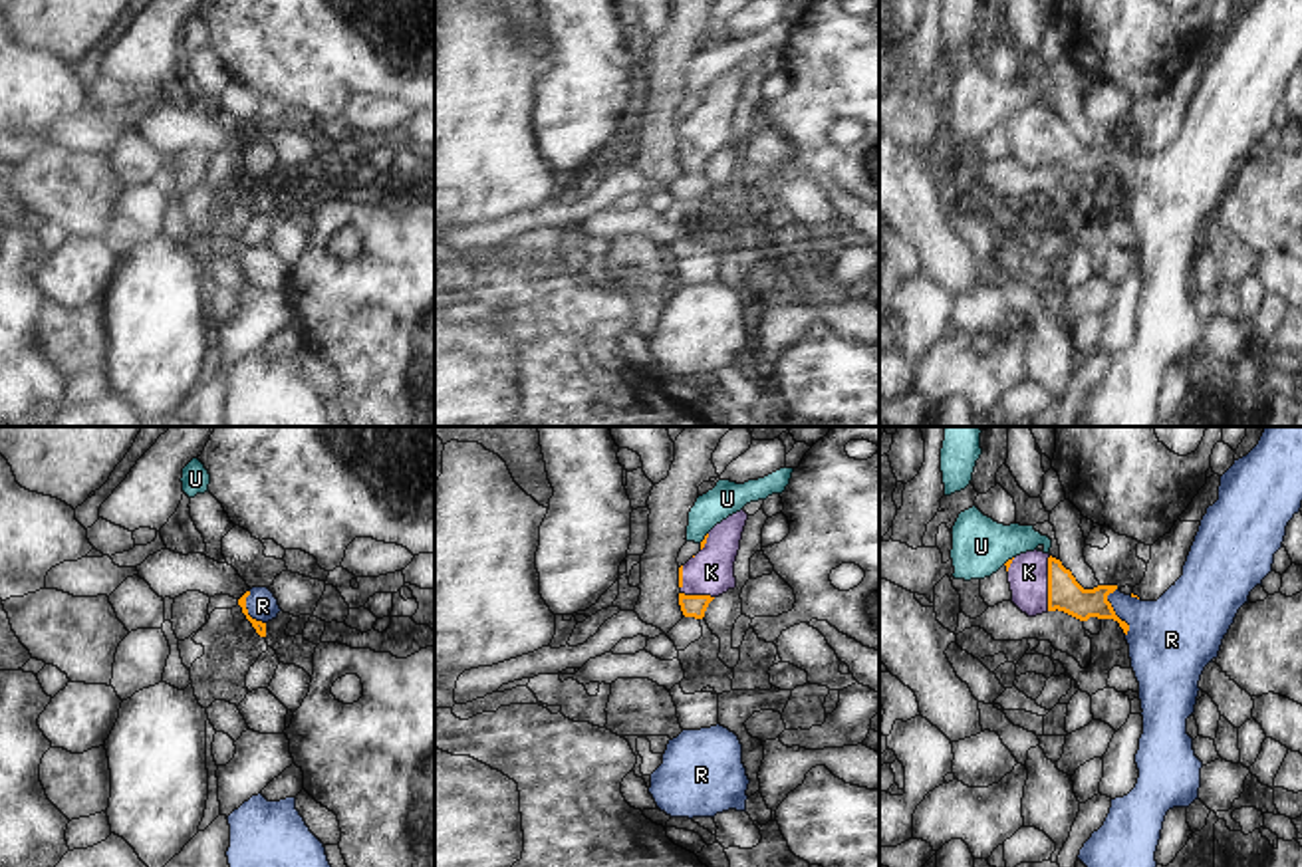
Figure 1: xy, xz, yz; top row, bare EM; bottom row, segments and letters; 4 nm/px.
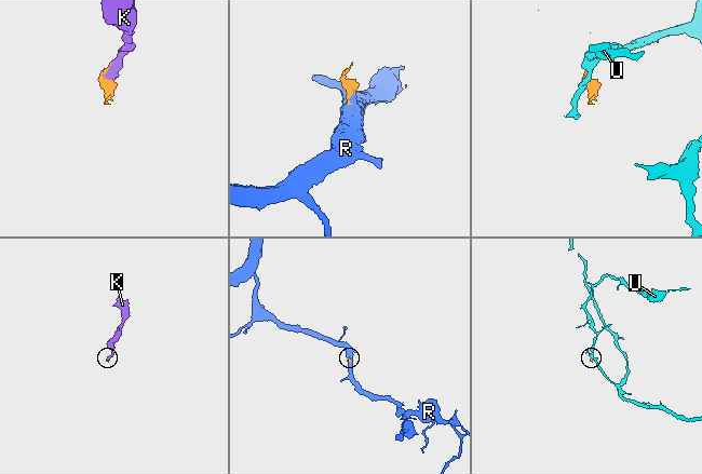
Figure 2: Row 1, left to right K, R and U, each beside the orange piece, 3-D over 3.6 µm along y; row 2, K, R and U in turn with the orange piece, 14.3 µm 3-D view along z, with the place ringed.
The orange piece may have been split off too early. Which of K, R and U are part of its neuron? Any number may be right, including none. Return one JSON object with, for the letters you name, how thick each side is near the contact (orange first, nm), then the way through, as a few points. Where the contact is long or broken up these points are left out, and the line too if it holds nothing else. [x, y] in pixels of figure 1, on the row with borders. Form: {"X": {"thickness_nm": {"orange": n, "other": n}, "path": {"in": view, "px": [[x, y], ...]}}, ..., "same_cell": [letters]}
{"K": {"thickness_nm": {"orange": 140, "other": 160}, "path": {"in": "yz", "px": [[1064, 594], [1048, 584], [1029, 572]]}}, "R": {"thickness_nm": {"orange": 140, "other": 320}, "path": {"in": "yz", "px": [[1064, 594], [1104, 602], [1114, 612], [1130, 612], [1170, 637]]}}, "same_cell": ["K", "R"]}

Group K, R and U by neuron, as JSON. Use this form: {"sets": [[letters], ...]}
{"sets": [["K", "R"], ["U"]]}

